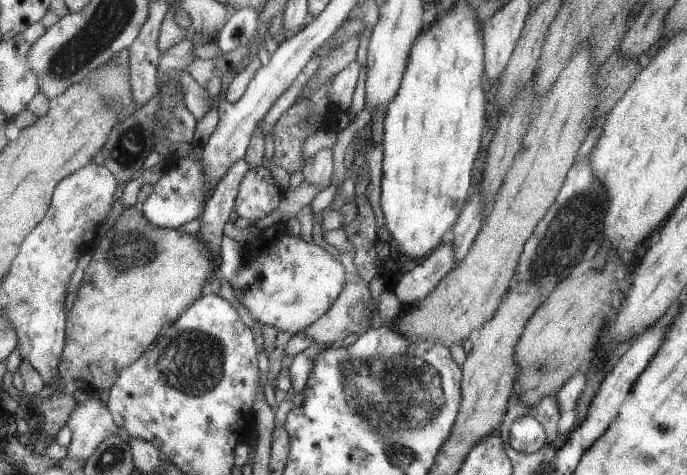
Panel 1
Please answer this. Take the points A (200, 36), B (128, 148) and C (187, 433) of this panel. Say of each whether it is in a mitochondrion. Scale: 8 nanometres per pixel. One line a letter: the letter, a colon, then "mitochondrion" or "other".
A: other
B: mitochondrion
C: other

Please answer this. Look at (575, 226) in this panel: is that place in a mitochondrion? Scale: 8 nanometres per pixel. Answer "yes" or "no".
yes

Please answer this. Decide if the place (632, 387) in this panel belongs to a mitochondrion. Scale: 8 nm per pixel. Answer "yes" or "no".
no

